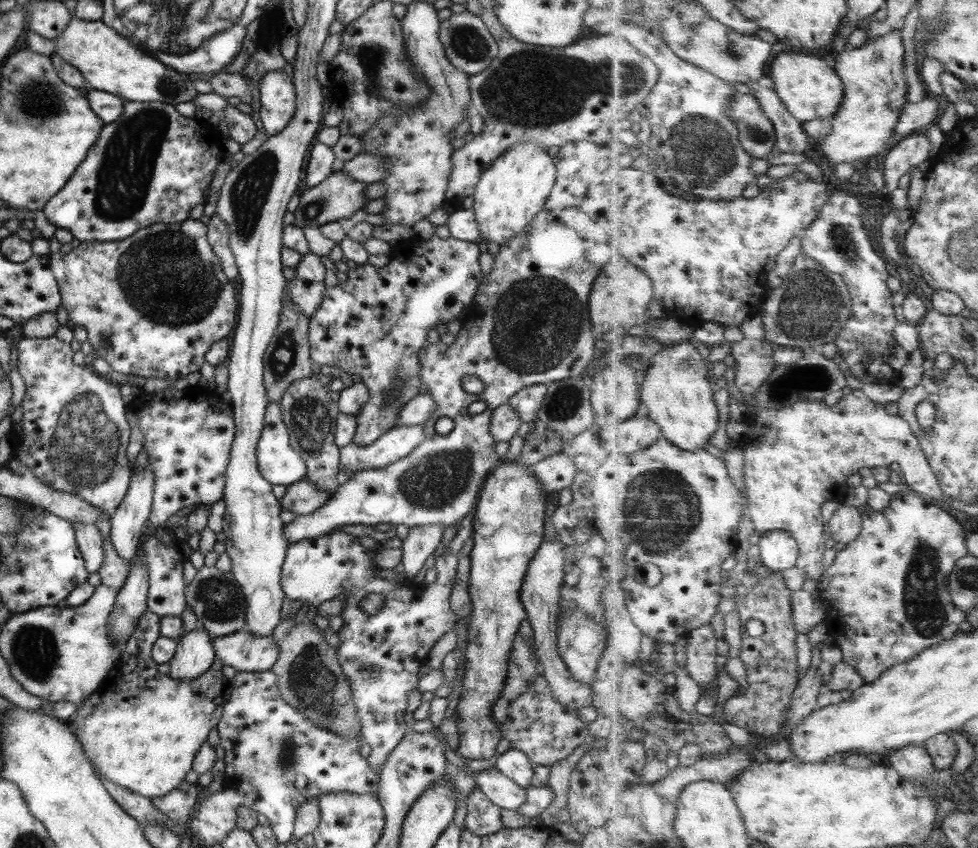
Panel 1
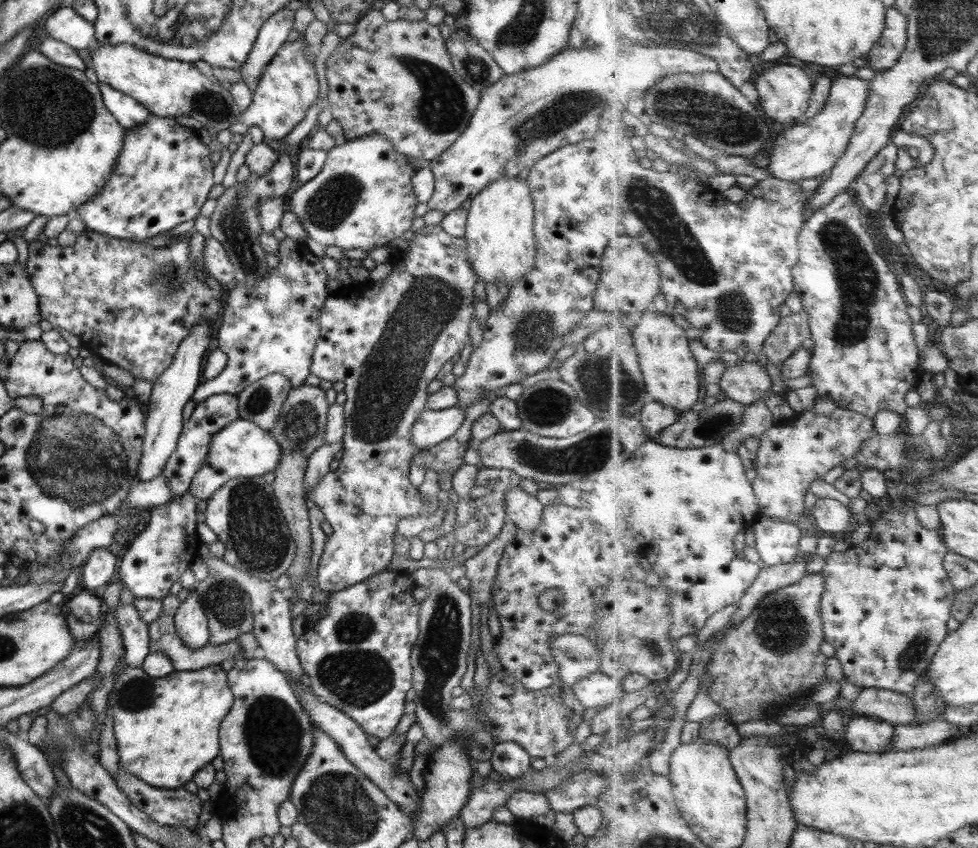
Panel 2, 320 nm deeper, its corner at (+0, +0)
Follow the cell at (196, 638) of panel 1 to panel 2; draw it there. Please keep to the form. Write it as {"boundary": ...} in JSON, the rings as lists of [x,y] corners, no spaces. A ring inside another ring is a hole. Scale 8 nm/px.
{"boundary":[[[194,588],[179,603],[174,615],[174,628],[181,642],[190,649],[201,648],[208,642],[208,622]]]}

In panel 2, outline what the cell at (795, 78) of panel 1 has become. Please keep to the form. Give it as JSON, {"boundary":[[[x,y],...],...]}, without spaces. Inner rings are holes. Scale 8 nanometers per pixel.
{"boundary":[[[775,66],[761,74],[756,80],[755,87],[758,90],[760,108],[764,114],[775,121],[784,124],[786,127],[791,126],[797,120],[804,116],[809,108],[809,98],[814,91],[814,81],[807,72],[803,72],[797,66]]]}

